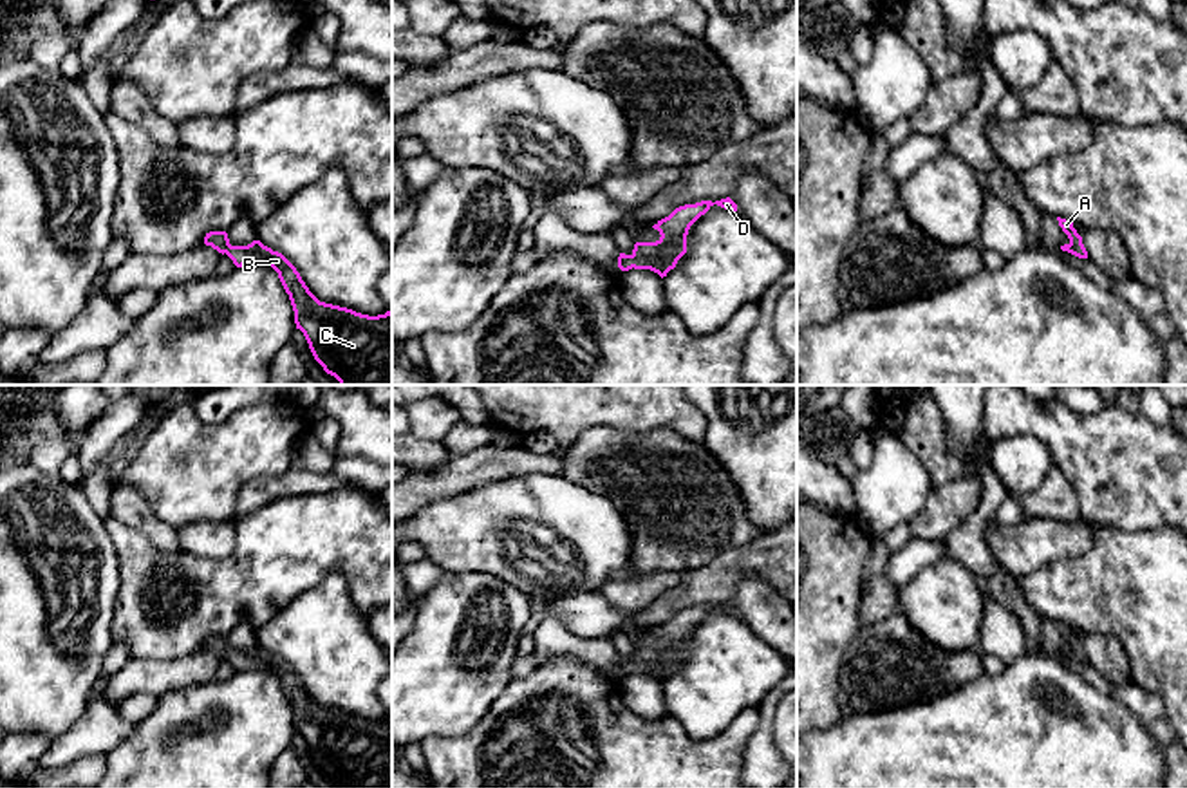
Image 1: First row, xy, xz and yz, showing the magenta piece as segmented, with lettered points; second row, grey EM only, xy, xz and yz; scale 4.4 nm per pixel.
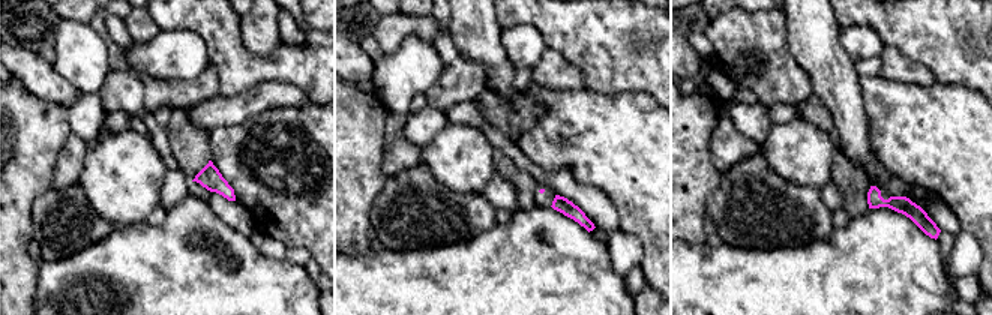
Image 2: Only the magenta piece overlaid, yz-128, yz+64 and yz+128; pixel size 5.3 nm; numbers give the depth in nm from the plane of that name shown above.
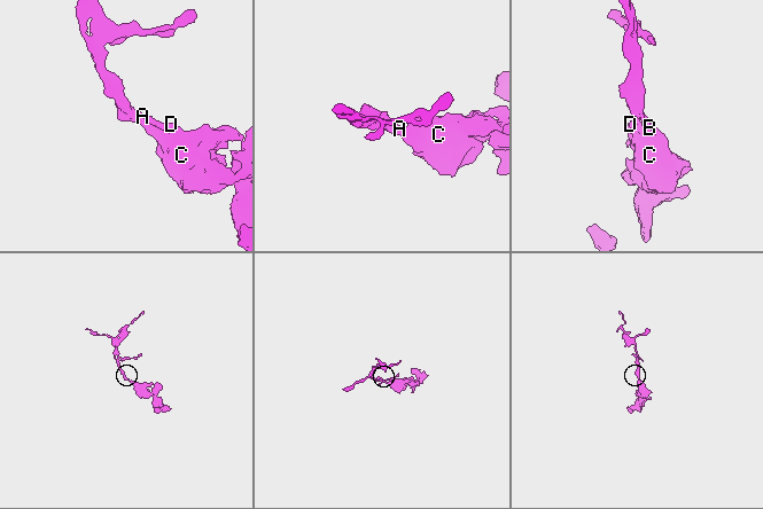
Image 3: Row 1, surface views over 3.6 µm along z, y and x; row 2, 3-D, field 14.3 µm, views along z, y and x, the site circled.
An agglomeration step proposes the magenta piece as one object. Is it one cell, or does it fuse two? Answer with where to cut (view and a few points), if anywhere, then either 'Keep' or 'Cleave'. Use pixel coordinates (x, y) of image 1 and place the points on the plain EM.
No split. Keep

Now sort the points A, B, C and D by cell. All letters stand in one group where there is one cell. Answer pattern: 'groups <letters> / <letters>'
groups A B C D

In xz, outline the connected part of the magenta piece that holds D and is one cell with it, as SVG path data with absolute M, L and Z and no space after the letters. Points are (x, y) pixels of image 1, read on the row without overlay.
M726 602L721 605L701 605L676 613L668 622L658 625L652 633L659 636L656 647L636 647L631 660L620 658L618 672L650 674L661 683L676 672L678 665L687 658L687 640L690 631L705 620L714 609L737 616L737 609Z

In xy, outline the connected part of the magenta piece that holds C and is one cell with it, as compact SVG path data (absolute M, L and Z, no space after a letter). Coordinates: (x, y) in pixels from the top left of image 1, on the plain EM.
M210 636L204 649L226 658L237 672L271 671L289 699L294 728L314 765L340 788L392 788L392 718L369 721L320 707L296 672L278 656L253 645L231 651L226 636Z

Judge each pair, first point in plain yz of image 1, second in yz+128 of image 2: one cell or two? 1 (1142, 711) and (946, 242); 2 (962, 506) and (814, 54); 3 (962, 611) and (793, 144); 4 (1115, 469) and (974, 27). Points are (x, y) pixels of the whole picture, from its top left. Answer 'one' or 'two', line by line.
1: two
2: two
3: one
4: one

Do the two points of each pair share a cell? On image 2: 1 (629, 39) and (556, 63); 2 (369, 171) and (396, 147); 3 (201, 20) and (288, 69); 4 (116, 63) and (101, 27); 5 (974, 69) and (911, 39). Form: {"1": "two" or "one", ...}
{"1": "two", "2": "two", "3": "one", "4": "one", "5": "one"}

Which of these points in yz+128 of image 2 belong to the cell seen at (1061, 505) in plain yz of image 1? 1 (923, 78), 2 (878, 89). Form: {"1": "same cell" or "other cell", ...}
{"1": "same cell", "2": "other cell"}

